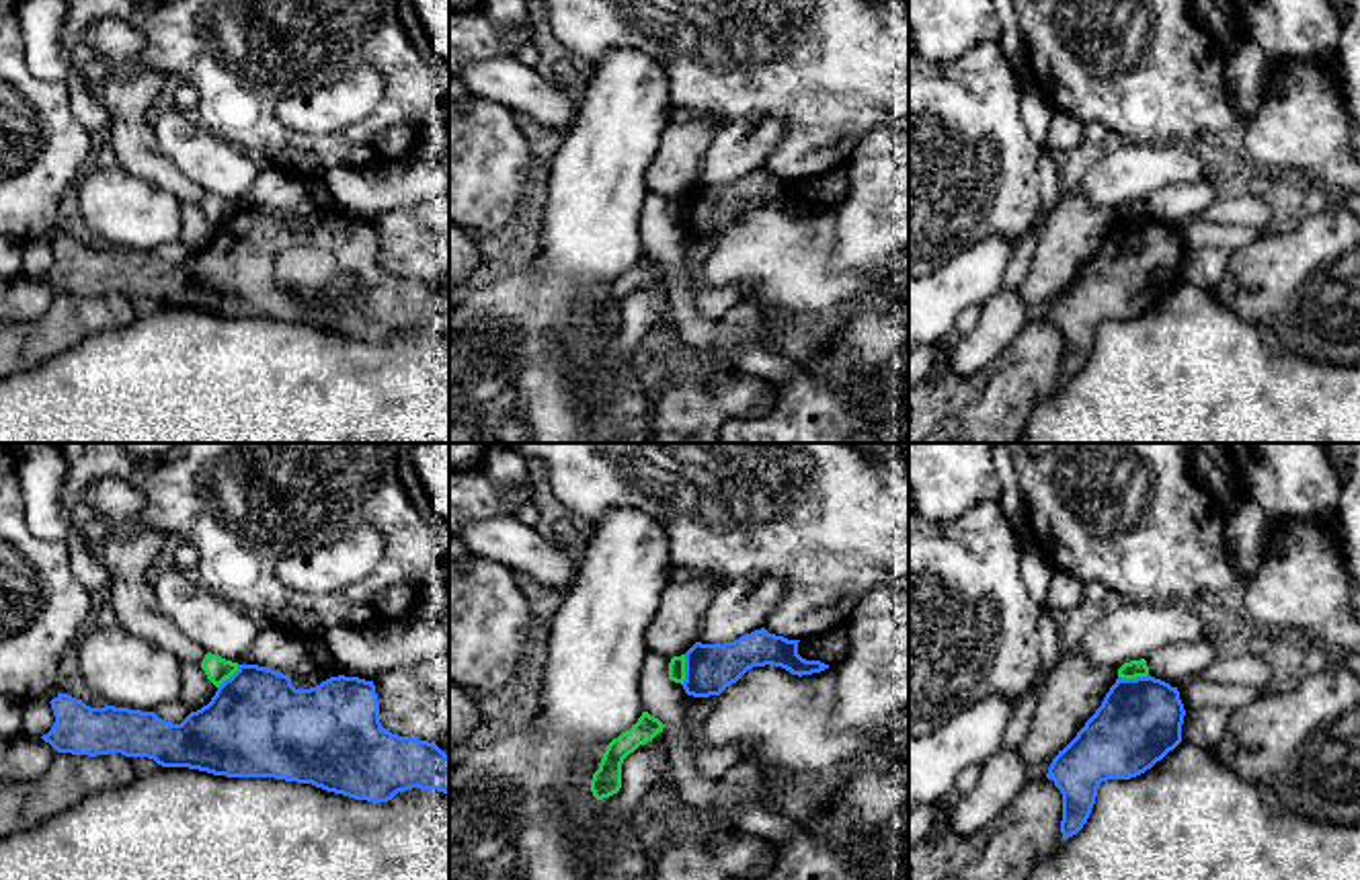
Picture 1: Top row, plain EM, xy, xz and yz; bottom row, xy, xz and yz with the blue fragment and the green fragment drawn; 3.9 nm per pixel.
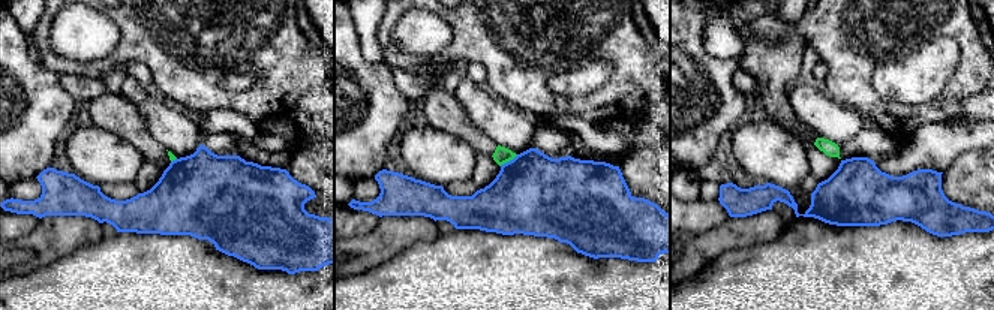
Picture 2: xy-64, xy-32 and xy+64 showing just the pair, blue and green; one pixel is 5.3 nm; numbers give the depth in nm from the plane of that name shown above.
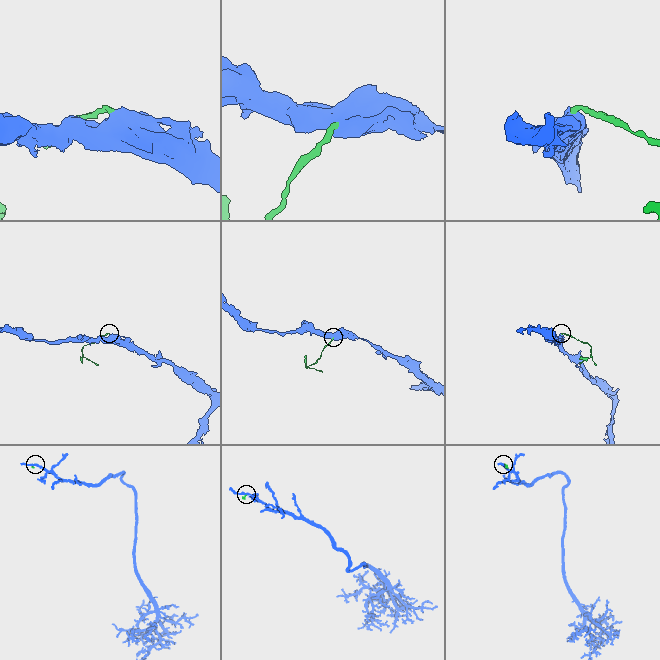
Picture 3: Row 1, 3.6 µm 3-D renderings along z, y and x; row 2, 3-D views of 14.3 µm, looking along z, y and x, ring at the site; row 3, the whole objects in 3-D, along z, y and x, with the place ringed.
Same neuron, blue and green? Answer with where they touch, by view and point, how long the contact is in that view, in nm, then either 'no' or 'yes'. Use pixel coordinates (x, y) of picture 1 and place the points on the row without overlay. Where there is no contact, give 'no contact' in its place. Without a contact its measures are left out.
xz (686, 210) | 120 nm | no

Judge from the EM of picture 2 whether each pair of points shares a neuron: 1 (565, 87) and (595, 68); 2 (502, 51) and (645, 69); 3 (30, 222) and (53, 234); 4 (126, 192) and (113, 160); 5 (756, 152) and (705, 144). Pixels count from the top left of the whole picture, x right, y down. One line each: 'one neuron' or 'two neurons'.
1: one neuron
2: one neuron
3: two neurons
4: two neurons
5: two neurons

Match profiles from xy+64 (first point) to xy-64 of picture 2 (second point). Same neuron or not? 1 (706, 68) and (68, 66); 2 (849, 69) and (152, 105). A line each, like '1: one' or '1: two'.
1: two
2: two

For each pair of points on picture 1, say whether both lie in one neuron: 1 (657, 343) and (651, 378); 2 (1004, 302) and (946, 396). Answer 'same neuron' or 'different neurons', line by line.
1: same neuron
2: different neurons

